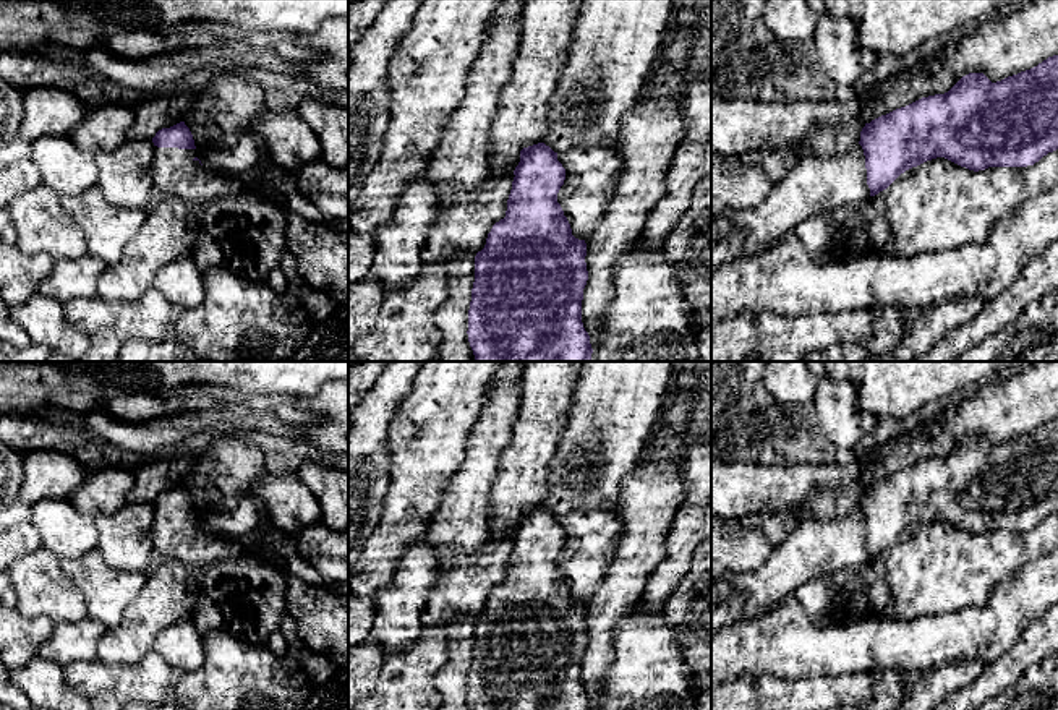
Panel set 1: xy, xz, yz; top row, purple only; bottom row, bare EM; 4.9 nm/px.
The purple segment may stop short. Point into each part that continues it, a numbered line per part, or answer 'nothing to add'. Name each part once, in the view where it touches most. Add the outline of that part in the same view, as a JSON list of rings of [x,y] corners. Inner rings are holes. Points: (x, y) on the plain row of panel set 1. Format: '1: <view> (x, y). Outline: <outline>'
1: yz (812, 548). Outline: [[[859,506],[841,519],[800,520],[760,567],[742,574],[727,572],[711,580],[711,605],[744,592],[747,601],[742,621],[755,621],[805,582],[852,572],[870,561],[865,519]]]

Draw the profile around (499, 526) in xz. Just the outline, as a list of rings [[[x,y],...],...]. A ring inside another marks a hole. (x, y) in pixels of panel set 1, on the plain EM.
[[[525,361],[518,415],[493,488],[496,538],[515,532],[520,514],[548,499],[549,465],[562,439],[580,366],[582,361]]]

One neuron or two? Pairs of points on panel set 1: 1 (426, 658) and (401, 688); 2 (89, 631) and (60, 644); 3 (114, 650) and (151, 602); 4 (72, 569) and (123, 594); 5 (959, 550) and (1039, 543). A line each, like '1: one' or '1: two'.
1: one
2: one
3: one
4: one
5: one

